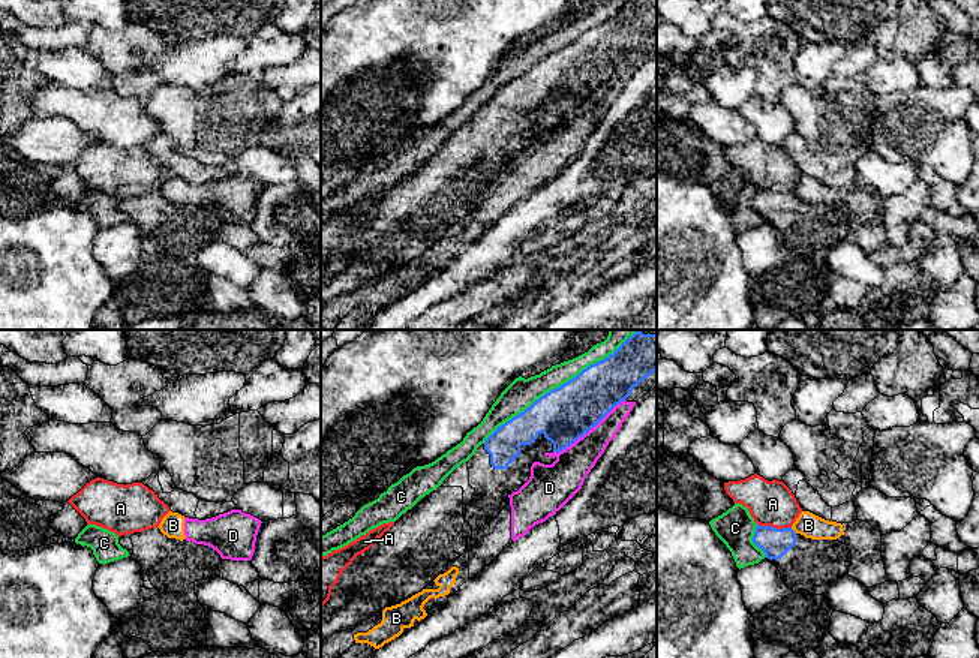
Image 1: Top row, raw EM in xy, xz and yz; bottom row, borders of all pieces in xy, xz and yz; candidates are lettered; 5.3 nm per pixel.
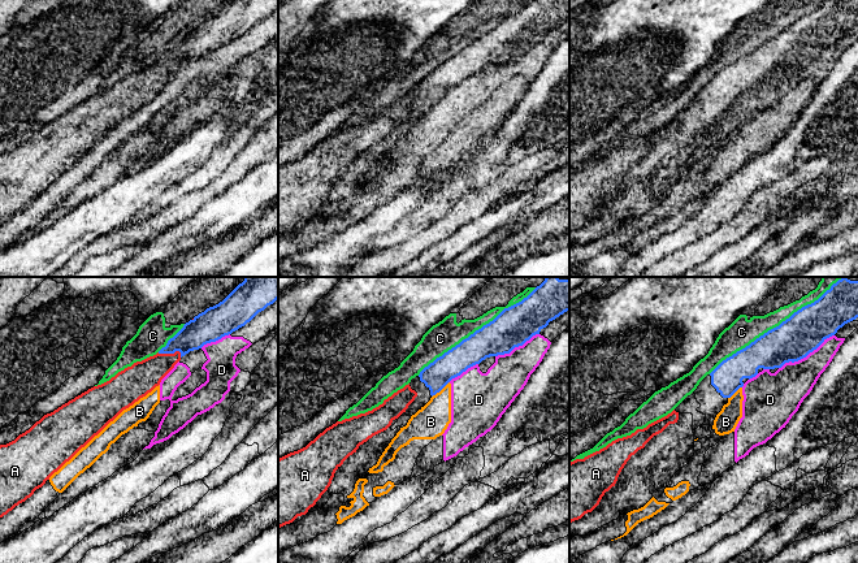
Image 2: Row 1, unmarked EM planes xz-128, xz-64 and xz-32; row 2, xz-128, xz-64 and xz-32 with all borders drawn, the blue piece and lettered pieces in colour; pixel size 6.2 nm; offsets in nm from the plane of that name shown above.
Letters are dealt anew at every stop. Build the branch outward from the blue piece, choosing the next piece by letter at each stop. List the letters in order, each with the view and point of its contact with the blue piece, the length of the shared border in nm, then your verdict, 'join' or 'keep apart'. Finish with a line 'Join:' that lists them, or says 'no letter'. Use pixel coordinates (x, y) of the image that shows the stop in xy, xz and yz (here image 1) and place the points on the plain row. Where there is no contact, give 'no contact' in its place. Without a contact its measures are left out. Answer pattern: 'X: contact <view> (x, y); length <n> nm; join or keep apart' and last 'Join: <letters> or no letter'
A: contact yz (774, 192); length 190 nm; keep apart
B: contact yz (792, 194); length 50 nm; keep apart
C: contact xz (558, 51); length 1000 nm; keep apart
D: contact xz (588, 95); length 480 nm; keep apart
Join: no letter

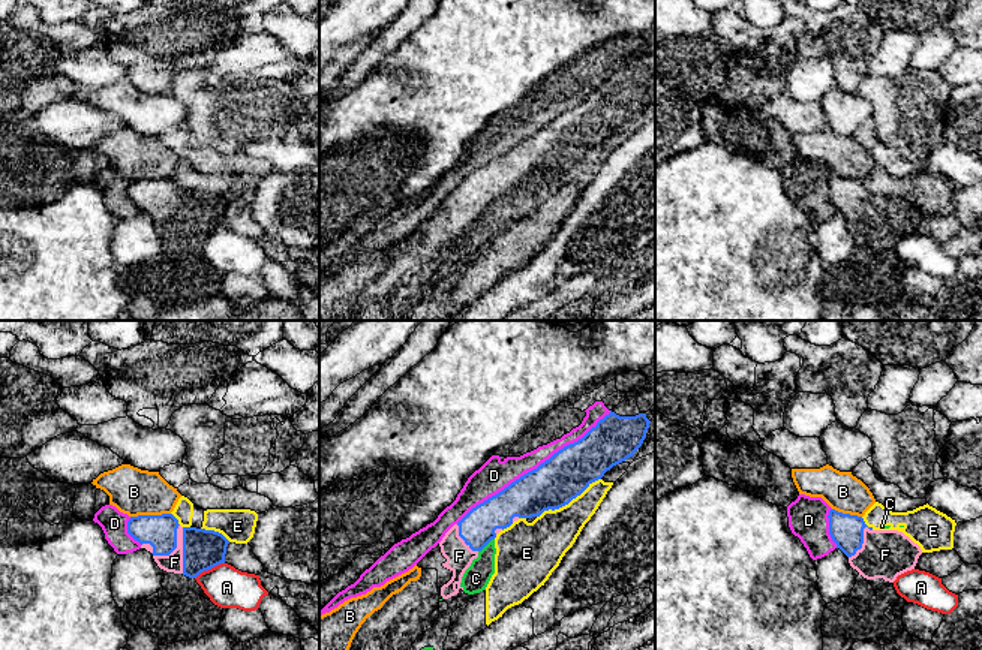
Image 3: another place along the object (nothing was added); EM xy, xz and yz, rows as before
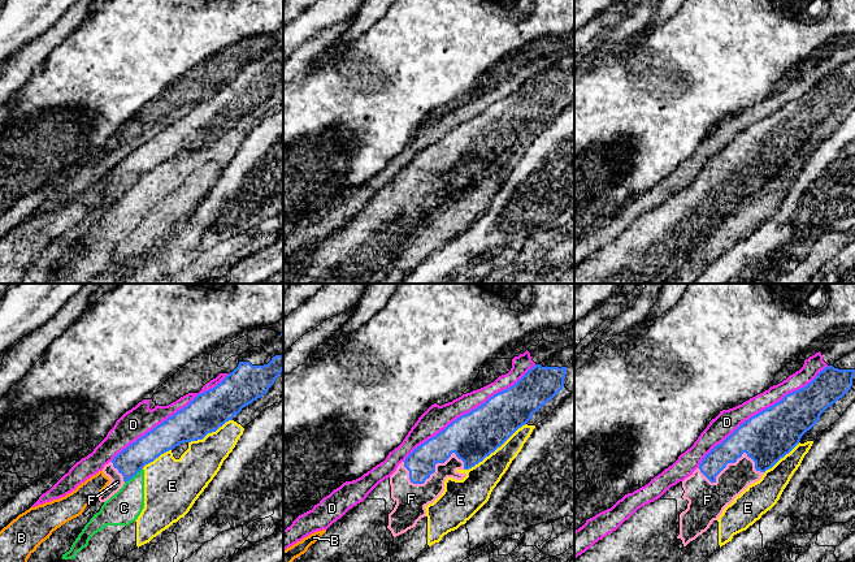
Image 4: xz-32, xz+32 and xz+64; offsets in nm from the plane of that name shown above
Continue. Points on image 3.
A: contact xy (209, 232); length 180 nm; keep apart
B: contact xy (150, 180); length 220 nm; keep apart
C: contact xz (486, 208); length 120 nm; keep apart
D: contact xz (534, 134); length 1000 nm; keep apart
E: contact xz (568, 166); length 400 nm; keep apart
F: contact xy (167, 219); length 240 nm; join
Join: F

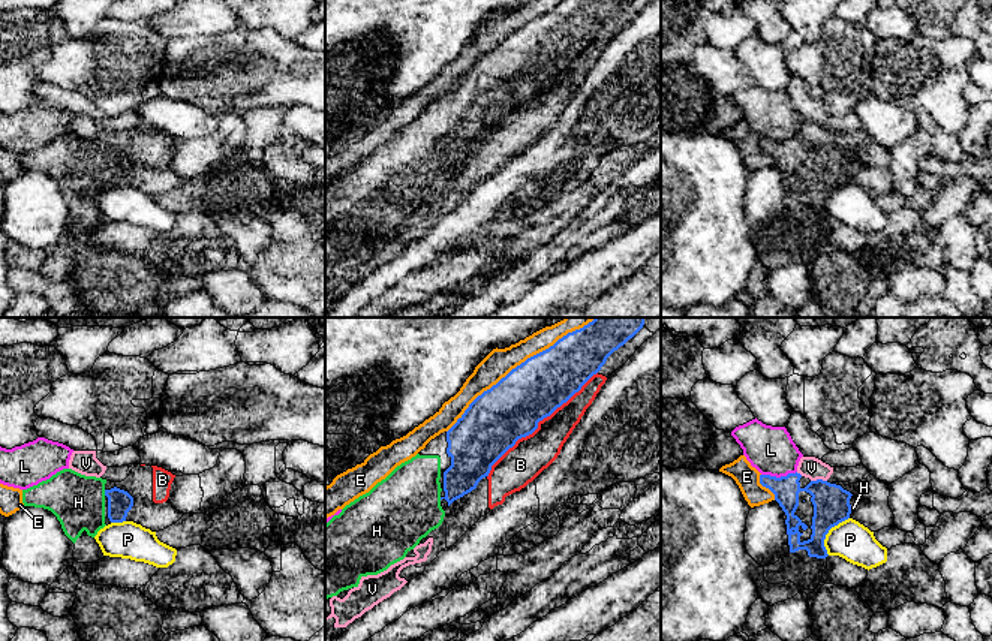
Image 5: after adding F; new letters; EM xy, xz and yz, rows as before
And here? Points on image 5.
B: contact xz (537, 89); length 800 nm; keep apart
E: contact xz (502, 42); length 800 nm; keep apart
H: contact xy (105, 158); length 30 nm; join
L: contact yz (778, 143); length 190 nm; keep apart
P: contact yz (827, 196); length 240 nm; keep apart
V: contact yz (818, 144); length 90 nm; keep apart
Join: H

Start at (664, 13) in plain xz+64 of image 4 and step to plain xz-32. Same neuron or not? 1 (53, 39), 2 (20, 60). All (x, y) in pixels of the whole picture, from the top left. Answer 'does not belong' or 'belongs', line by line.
1: belongs
2: belongs

